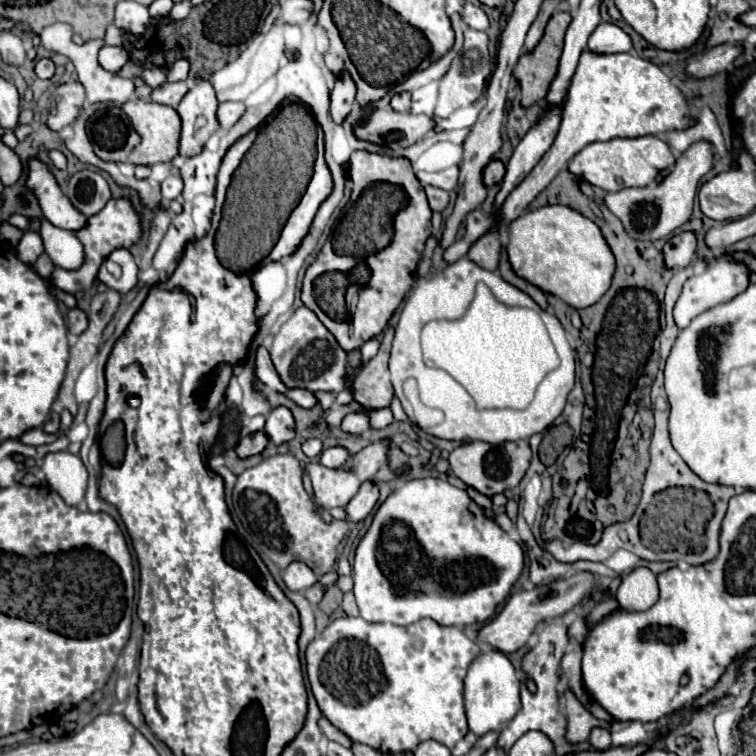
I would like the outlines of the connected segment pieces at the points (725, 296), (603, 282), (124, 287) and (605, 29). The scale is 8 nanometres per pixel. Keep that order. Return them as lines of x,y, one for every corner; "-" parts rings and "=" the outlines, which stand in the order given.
712,258
706,262
704,270
696,276
690,276
682,288
682,294
674,306
674,322
678,330
684,330
692,318
706,312
708,308
714,308
718,304
724,304
732,298
736,298
740,292
744,292
750,284
750,268
742,260
726,260
726,258
=
544,206
508,224
506,250
520,278
578,310
596,304
604,296
616,270
616,258
598,224
568,206
=
126,248
112,250
112,254
102,262
96,278
108,288
128,294
138,282
138,266
134,256
=
602,22
588,40
588,50
596,54
618,54
618,52
630,52
632,40
630,36
614,26
612,22

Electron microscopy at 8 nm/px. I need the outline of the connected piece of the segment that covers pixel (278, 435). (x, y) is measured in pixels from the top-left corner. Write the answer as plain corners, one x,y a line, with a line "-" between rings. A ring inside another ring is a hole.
284,406
274,408
266,418
264,432
268,434
268,438
274,444
284,444
284,442
292,440
294,438
294,418
292,418
290,410

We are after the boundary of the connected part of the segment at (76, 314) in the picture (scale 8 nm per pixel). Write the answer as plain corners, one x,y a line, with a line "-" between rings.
72,308
72,310
68,312
68,330
70,330
72,334
80,334
80,332
84,332
86,326
88,326
86,314
84,314
80,308

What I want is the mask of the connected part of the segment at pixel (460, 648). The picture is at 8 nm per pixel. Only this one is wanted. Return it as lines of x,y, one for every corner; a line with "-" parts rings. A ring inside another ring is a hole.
338,618
330,622
324,632
312,640
306,650
308,680
314,698
322,714
342,730
352,742
360,742
380,750
382,754
414,750
424,740
436,740
448,748
454,748
468,732
468,720
464,712
464,676
472,660
480,654
480,644
464,634
462,628
440,626
430,618
424,618
412,626
386,626
368,624
362,618
-
420,636
424,642
422,650
412,648
412,638

